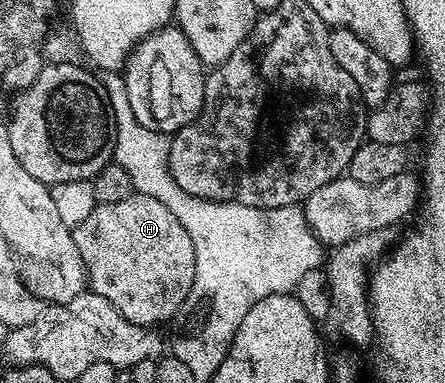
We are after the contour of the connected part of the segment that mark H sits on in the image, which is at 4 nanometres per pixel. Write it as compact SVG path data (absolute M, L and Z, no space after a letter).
M132 192L117 204L97 204L79 226L74 227L77 252L83 257L83 267L87 270L90 289L97 296L105 296L121 316L138 326L158 327L158 322L167 322L187 302L191 289L197 286L195 273L195 249L193 240L181 222L161 200Z

